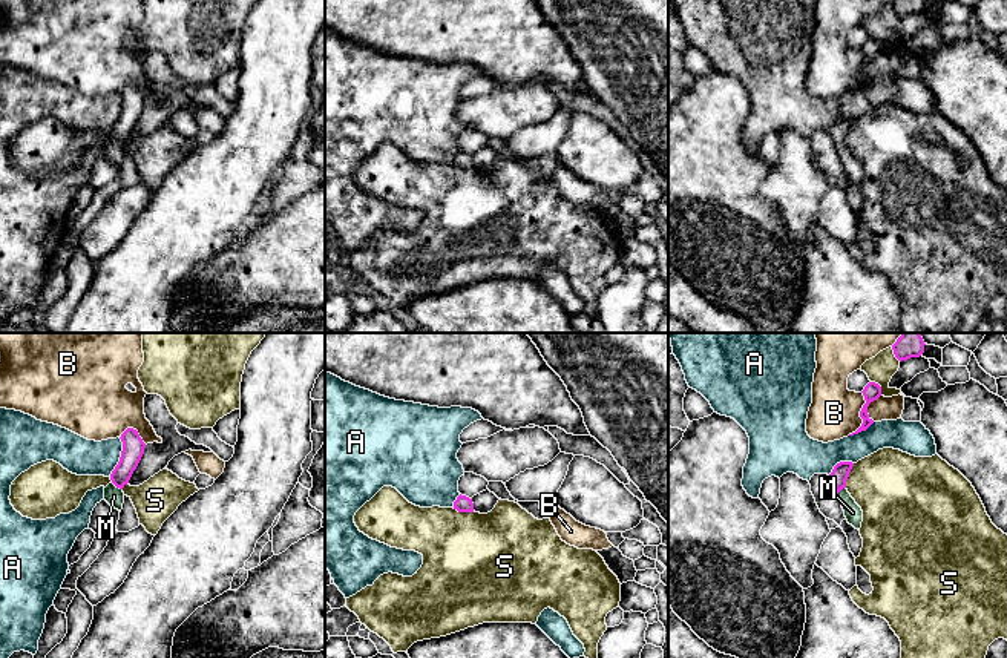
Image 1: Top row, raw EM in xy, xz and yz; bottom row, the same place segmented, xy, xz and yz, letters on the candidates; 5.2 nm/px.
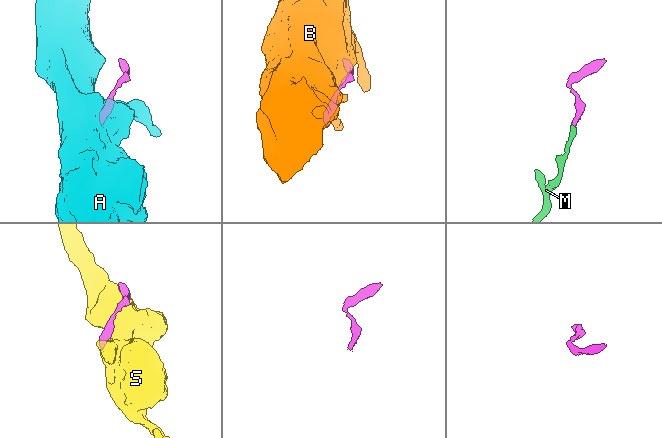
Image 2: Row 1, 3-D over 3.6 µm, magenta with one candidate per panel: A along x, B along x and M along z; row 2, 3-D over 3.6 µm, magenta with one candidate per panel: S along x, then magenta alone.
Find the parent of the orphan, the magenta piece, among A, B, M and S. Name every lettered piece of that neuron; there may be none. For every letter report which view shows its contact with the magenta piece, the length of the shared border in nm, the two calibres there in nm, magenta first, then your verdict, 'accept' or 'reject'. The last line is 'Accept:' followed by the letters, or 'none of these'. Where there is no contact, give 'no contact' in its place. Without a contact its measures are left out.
A: contact in xy; length 200 nm; calibres 110 and 190 nm; reject
B: contact in yz; length 280 nm; calibres 90 and 260 nm; reject
M: contact in xy; length 70 nm; calibres 110 and 100 nm; accept
S: contact in yz; length 140 nm; calibres 90 and 400 nm; reject
Accept: M

